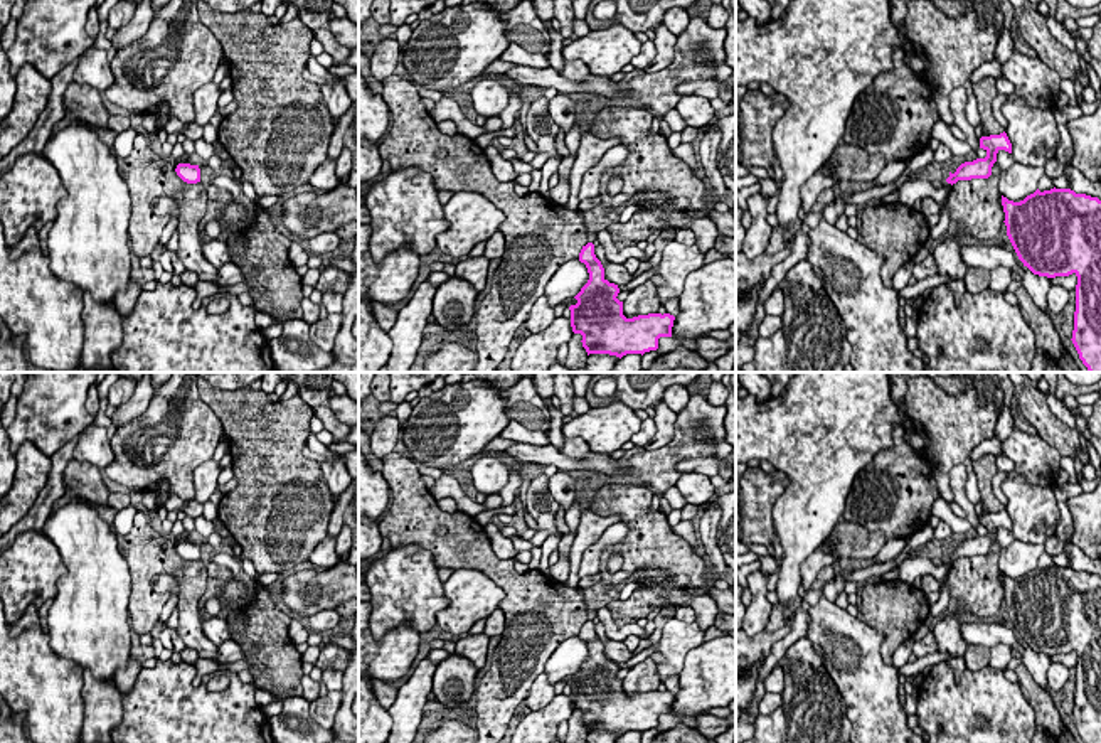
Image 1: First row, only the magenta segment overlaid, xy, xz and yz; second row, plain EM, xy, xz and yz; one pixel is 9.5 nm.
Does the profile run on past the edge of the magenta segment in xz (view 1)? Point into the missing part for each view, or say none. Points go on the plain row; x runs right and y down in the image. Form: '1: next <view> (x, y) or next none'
1: next none

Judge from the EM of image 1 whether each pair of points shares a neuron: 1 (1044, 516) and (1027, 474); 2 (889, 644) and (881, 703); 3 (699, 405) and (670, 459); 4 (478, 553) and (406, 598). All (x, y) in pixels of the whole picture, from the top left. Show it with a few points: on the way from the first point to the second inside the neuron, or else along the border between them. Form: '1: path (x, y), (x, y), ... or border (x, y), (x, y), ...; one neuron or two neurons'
1: path (1034, 506), (1031, 502), (1031, 484); one neuron
2: border (871, 627), (882, 636), (881, 657), (889, 666); two neurons
3: path (697, 418), (691, 427), (691, 437), (682, 445); one neuron
4: border (404, 546), (416, 545), (425, 548), (438, 568); two neurons

